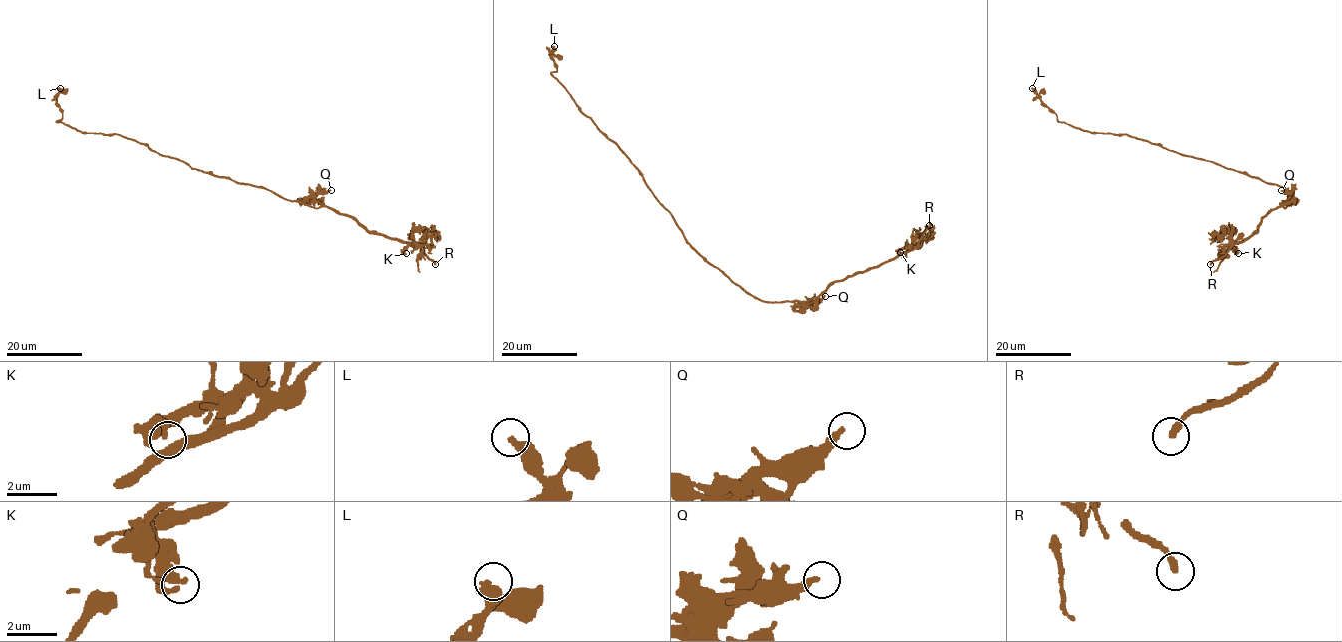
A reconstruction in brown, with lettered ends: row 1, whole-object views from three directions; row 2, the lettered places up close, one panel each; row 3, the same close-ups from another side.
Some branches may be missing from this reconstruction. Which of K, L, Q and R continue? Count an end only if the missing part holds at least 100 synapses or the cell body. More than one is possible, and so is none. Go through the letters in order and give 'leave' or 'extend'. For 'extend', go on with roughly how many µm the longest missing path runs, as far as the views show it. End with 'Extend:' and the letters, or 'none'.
K: leave
L: leave
Q: leave
R: extend; missing 25 µm
Extend: R

